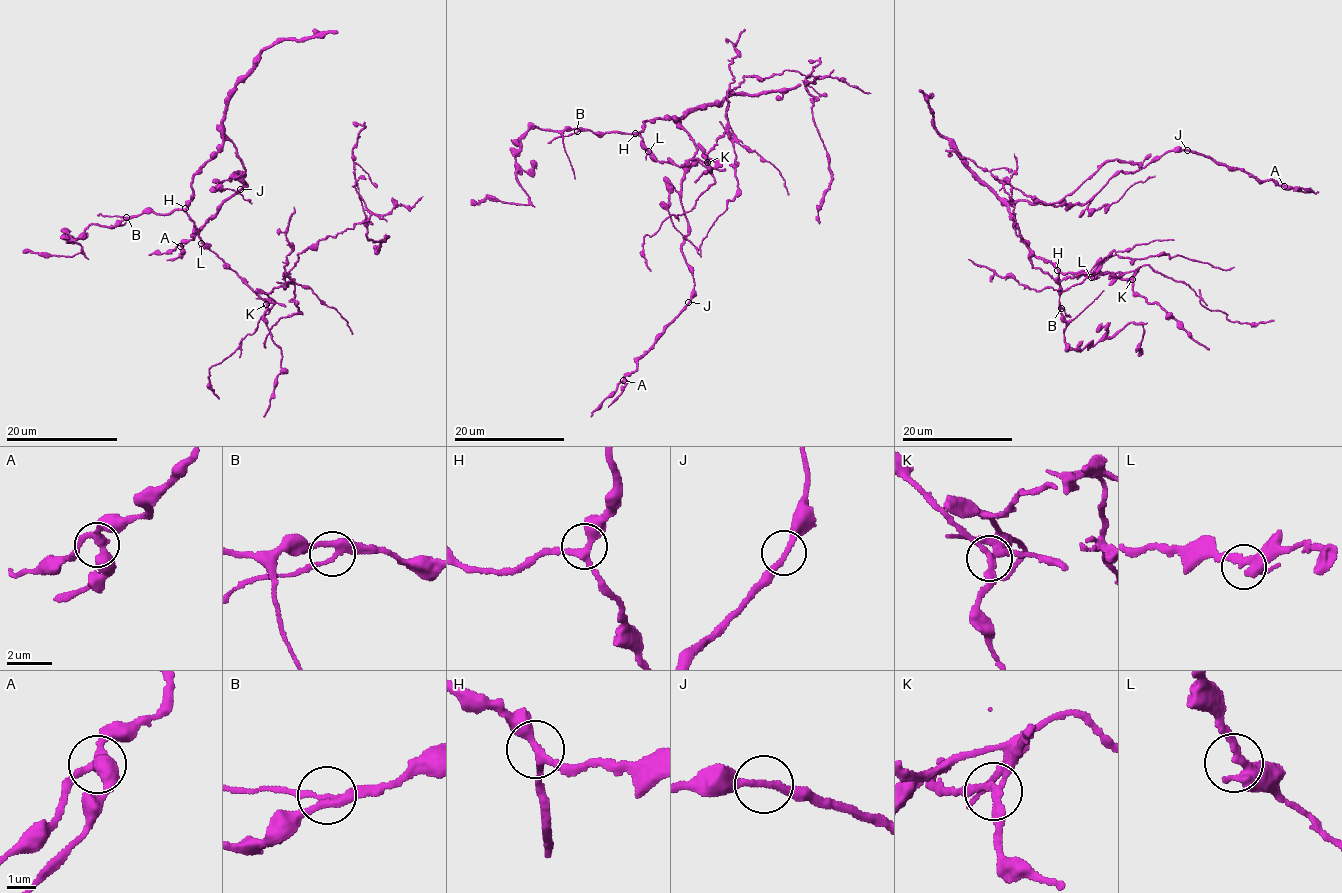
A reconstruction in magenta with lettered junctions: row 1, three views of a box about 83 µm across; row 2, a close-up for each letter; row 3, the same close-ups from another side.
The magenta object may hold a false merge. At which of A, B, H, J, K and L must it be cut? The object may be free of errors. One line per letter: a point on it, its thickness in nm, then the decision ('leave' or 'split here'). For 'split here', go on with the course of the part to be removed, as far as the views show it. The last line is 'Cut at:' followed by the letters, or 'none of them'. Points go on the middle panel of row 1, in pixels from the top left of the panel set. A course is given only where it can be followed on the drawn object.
A: place (623, 380); calibre 320 nm; leave
B: place (577, 131); calibre 240 nm; leave
H: place (635, 133); calibre 280 nm; leave
J: place (688, 302); calibre 240 nm; leave
K: place (707, 162); calibre 240 nm; split here; course (707, 162), (726, 126), (728, 92), (744, 77), (818, 76), (806, 86), (831, 175), (819, 223)
L: place (648, 151); calibre 240 nm; leave
Cut at: K

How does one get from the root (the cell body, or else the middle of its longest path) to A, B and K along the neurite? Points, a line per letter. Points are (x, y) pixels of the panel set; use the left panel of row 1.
A: (202, 241), (186, 212), (192, 180), (224, 136), (245, 169), (230, 180), (238, 172), (246, 188), (180, 246)
B: (202, 241), (184, 210), (126, 217)
K: (202, 241), (267, 303)

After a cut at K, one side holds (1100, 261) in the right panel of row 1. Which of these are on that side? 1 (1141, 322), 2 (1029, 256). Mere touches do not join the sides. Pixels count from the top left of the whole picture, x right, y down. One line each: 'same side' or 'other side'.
1: other side
2: same side

